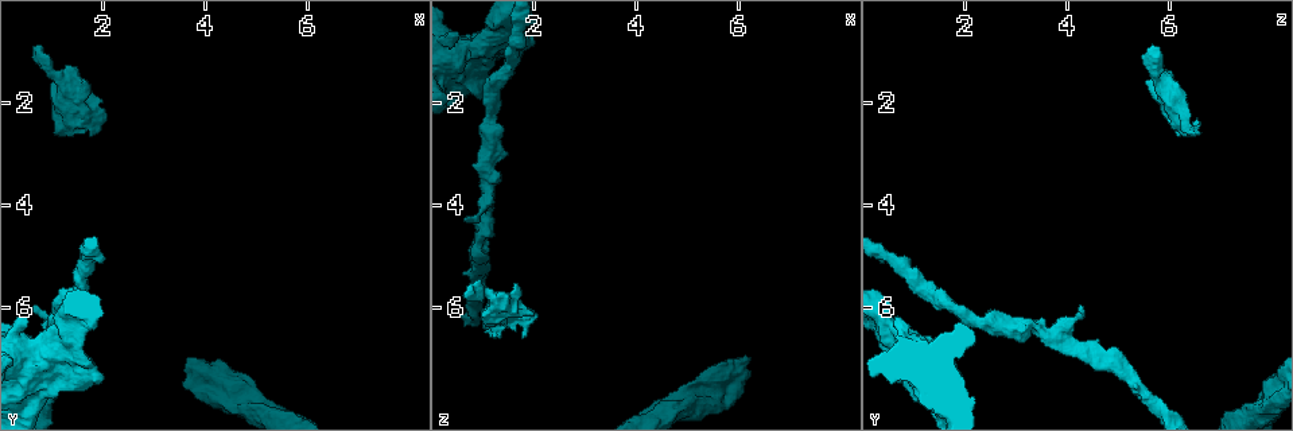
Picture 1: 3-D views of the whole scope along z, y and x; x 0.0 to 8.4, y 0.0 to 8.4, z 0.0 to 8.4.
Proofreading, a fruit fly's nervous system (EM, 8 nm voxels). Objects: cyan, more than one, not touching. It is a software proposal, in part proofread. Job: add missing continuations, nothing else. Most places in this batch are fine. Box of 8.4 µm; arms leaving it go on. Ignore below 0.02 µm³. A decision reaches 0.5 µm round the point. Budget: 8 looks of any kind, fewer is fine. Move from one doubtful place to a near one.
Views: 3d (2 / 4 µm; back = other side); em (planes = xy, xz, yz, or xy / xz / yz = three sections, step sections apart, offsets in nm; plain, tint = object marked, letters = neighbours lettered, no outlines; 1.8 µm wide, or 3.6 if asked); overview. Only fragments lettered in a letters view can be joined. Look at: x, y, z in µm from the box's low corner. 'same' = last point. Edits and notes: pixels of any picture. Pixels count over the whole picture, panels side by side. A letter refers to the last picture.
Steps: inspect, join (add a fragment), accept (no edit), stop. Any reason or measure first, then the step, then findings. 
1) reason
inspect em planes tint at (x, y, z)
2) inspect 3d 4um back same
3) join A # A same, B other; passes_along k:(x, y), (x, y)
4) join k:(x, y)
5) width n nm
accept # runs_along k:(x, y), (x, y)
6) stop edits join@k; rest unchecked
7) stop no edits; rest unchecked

free end
inspect 3d 2um at (1.30, 2.55, 6.65)

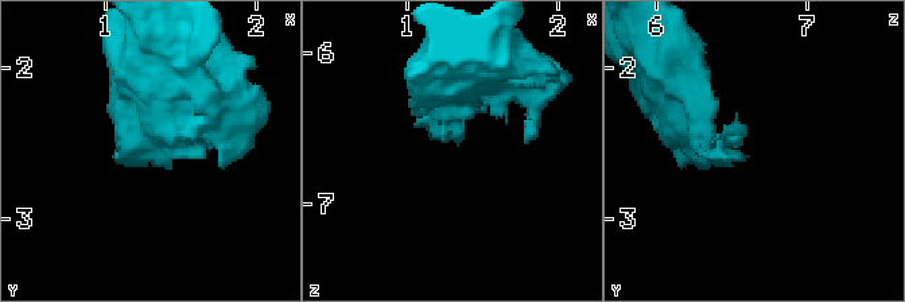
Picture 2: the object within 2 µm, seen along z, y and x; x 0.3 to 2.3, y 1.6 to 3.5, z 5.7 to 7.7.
need the tissue
inspect em planes letters at (1.32, 2.56, 6.60)

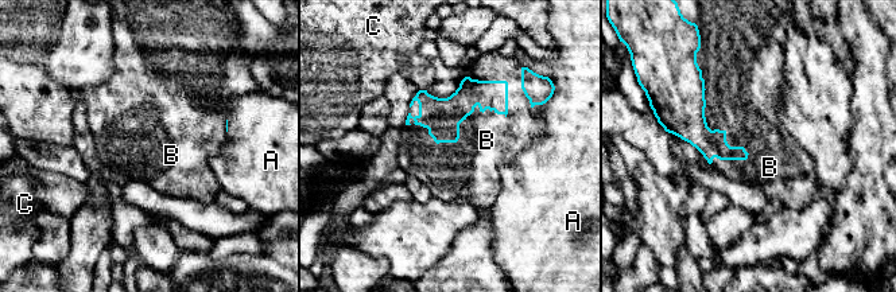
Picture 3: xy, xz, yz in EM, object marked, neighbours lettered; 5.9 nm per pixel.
join B # A other, B same, C other; passes_along 3:(441, 116), (462, 120), (487, 140); the neuron continues

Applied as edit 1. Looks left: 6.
redraw
inspect overview

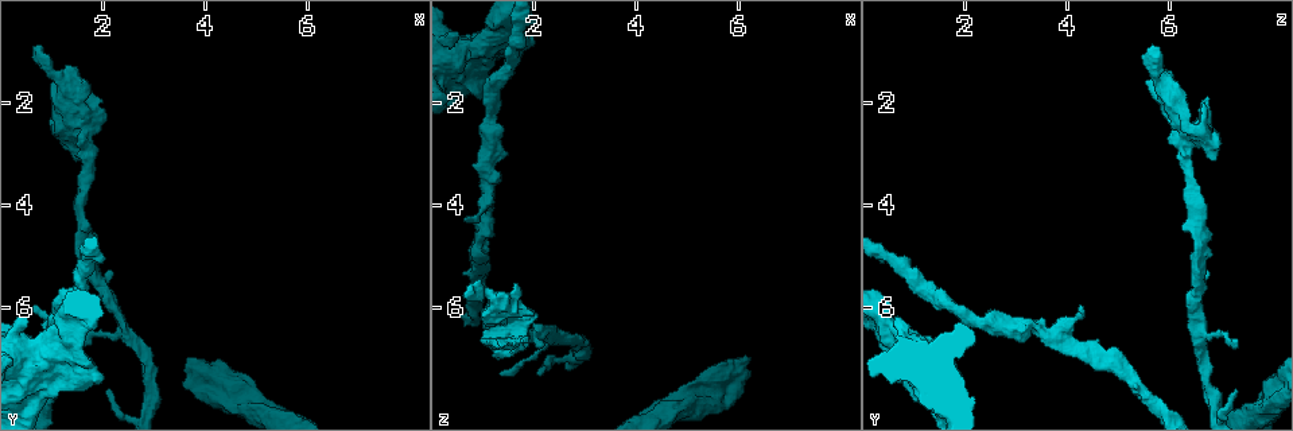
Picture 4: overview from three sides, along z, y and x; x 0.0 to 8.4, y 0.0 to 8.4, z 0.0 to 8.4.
an open end
inspect em planes letters at (0.65, 0.90, 5.80)

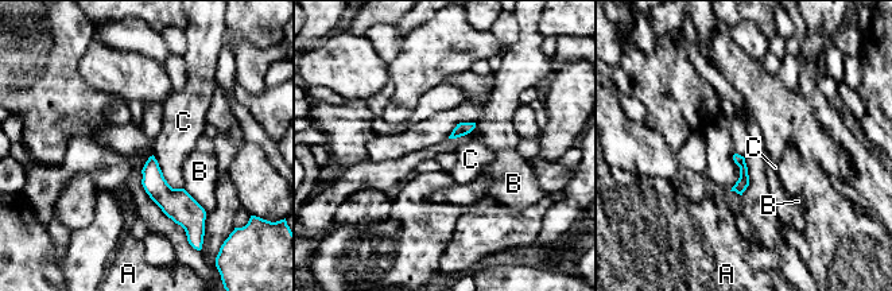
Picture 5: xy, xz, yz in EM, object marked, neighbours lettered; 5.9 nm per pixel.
accept # A other, B other, C other; border 5:(152, 154), (163, 178), (183, 189); no lettered fragment goes on from it

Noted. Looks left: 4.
stop edits join@3; rest unchecked

